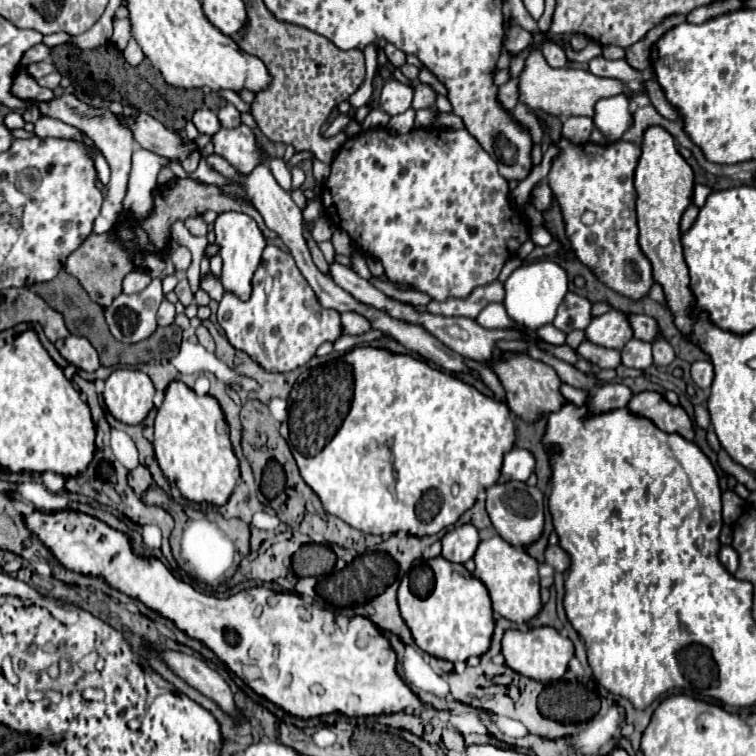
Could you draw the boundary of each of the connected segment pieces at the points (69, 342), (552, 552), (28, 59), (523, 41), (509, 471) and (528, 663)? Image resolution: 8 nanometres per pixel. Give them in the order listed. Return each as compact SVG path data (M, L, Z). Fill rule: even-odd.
M70 335L66 339L58 339L56 343L56 349L60 351L60 355L76 365L78 369L84 369L84 371L96 371L100 367L100 361L98 361L98 353L96 349L92 347L92 343L86 339L86 337L80 337L80 335Z
M548 545L544 551L544 559L548 565L552 565L560 573L564 573L568 569L568 563L570 563L568 553L560 545Z
M38 44L31 49L29 49L20 61L21 66L28 66L30 63L36 63L42 61L46 58L46 54L50 51L50 48L44 46L43 44Z
M512 25L510 29L508 29L508 33L506 33L506 41L504 41L504 47L508 49L508 51L512 51L512 55L516 55L516 53L520 53L526 45L530 45L532 43L532 35L526 31L526 29L522 29L522 27L518 27L518 25Z
M514 447L510 453L504 455L504 463L502 463L502 471L500 471L500 481L526 481L530 477L530 473L534 471L534 457L530 451Z
M534 627L528 631L520 629L506 629L502 637L502 655L506 665L530 679L536 681L556 681L566 673L568 661L574 655L574 645L568 637L562 637L554 627Z

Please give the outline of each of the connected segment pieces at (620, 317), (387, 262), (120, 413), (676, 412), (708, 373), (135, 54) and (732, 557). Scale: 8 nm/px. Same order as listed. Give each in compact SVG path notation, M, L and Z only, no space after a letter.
M610 309L608 313L592 319L586 327L586 339L608 349L622 349L634 337L628 317L630 315L626 311Z
M370 129L370 131L360 131L358 137L350 137L346 145L338 151L336 159L332 161L332 171L326 183L322 185L322 205L324 205L324 215L342 231L346 231L352 239L352 243L368 257L378 259L384 265L386 277L394 283L404 283L410 285L414 291L424 291L436 301L446 301L446 299L466 299L476 287L488 285L498 279L502 267L518 253L520 245L530 239L530 229L528 223L520 217L520 213L512 207L510 203L510 183L504 175L500 175L496 161L482 149L482 145L466 131L466 129L412 129L410 133L404 135L392 135L386 129Z
M116 369L106 379L106 409L122 423L138 425L154 407L154 385L144 371Z
M646 391L646 393L634 395L632 401L628 403L628 409L632 413L648 417L650 421L654 421L654 425L658 425L658 429L662 429L666 433L678 433L678 435L686 437L688 441L694 439L694 427L692 427L690 417L686 415L686 411L680 405L670 405L656 391Z
M696 361L692 363L692 379L698 387L708 389L714 379L714 367L710 361Z
M130 39L130 43L128 43L128 47L122 51L124 53L124 57L126 57L126 61L130 63L130 65L140 65L146 57L144 57L144 53L142 53L142 49L140 49L140 45L136 43L136 39Z
M722 547L722 549L720 549L720 561L722 561L722 565L726 565L728 573L732 573L732 575L736 573L738 563L740 563L738 553L736 553L734 547Z

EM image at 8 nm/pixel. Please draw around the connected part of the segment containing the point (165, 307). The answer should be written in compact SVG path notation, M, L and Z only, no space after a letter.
M162 301L160 309L158 309L158 325L160 327L168 327L174 323L174 317L176 317L176 311L174 311L174 305L170 301Z

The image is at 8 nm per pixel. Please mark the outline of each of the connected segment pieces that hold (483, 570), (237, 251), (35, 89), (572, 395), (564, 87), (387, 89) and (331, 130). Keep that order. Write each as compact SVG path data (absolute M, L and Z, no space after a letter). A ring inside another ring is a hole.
M494 535L490 539L482 539L476 553L476 571L474 575L486 585L490 597L492 597L492 609L498 611L502 617L524 623L532 619L540 609L540 579L538 579L538 561L530 557L524 549L510 545L500 535Z
M224 211L214 221L214 233L216 243L220 245L220 257L224 261L222 267L222 283L224 289L230 289L234 295L246 299L250 297L250 279L254 275L254 269L260 263L260 255L266 247L266 239L258 227L258 223L242 211Z
M22 67L22 71L14 79L14 93L18 93L18 97L30 97L30 99L36 99L36 101L54 99L54 91L40 87L36 83L36 79L32 79L32 75L26 71L26 67Z
M562 383L560 385L560 393L568 399L568 401L572 401L574 405L582 405L586 399L588 399L588 391L584 391L584 389L574 389L574 387L570 387L568 383Z
M540 51L530 53L530 57L526 59L526 65L524 65L524 71L520 75L520 101L524 101L534 111L546 111L546 113L552 113L558 117L570 117L570 115L594 117L596 115L596 103L600 99L608 99L608 97L614 97L618 93L628 95L632 99L640 91L630 89L620 79L596 77L584 69L572 69L572 67L552 69Z
M390 79L382 87L380 105L388 115L400 115L412 107L412 99L414 99L414 87L400 83L398 79Z
M339 114L338 117L329 125L328 129L324 132L325 137L332 137L343 130L349 123L348 114Z

